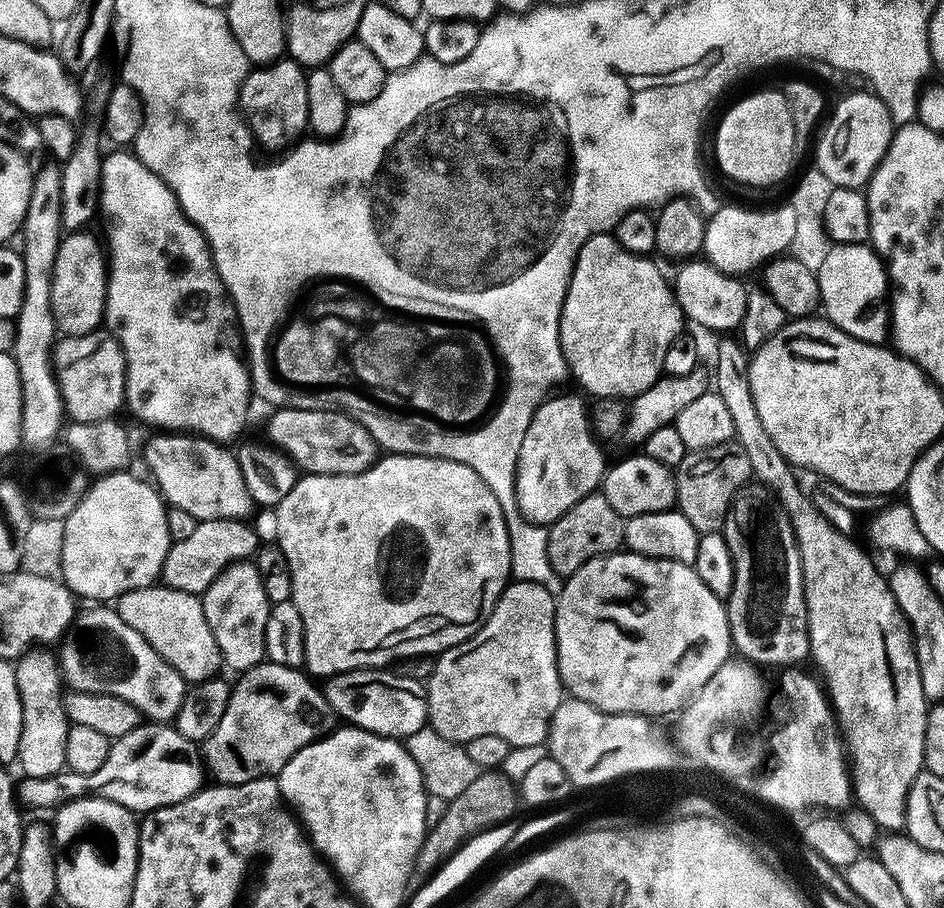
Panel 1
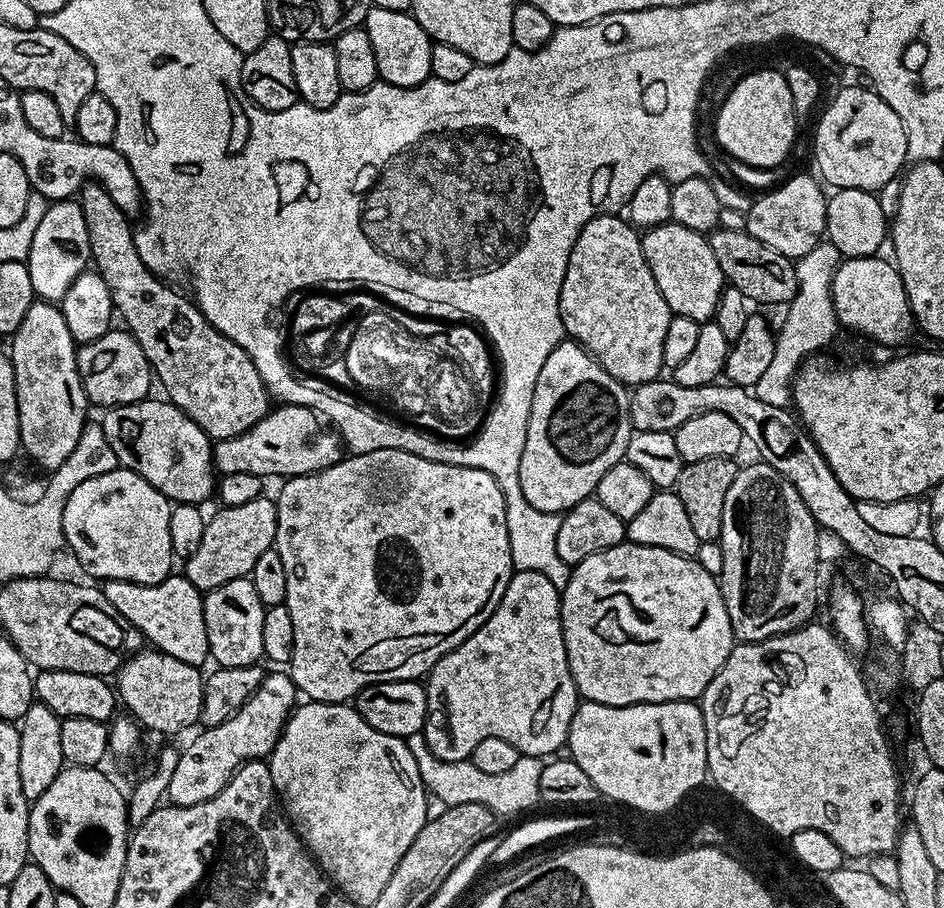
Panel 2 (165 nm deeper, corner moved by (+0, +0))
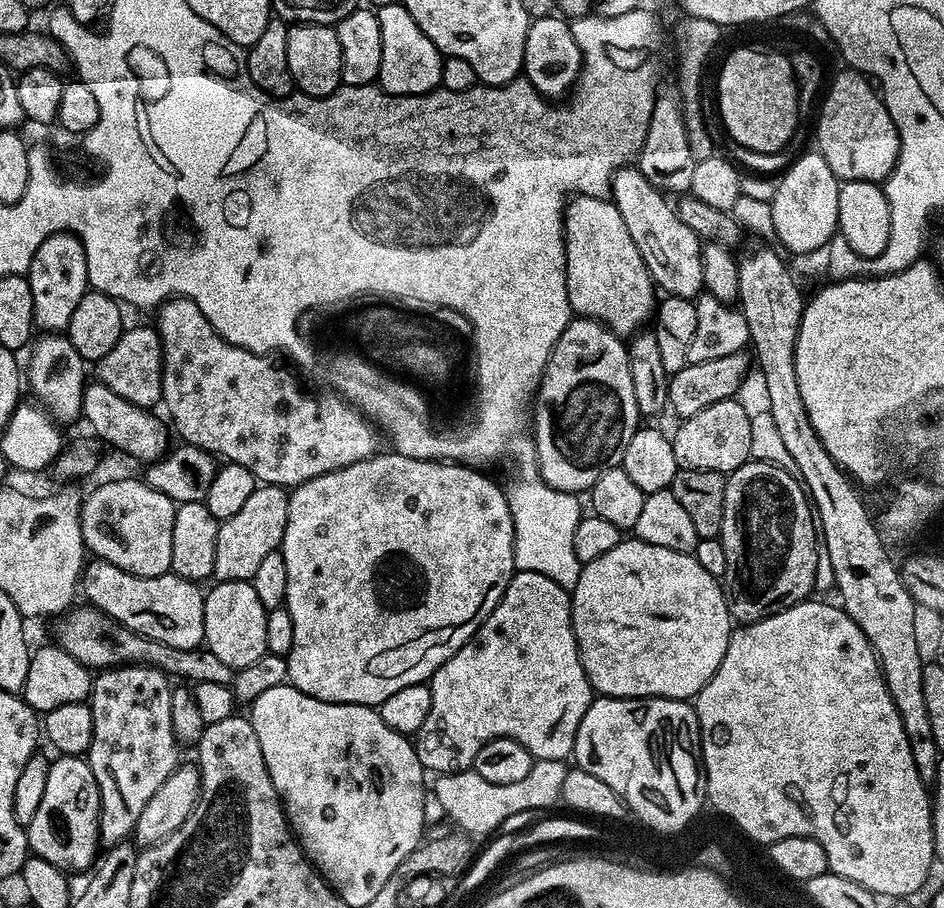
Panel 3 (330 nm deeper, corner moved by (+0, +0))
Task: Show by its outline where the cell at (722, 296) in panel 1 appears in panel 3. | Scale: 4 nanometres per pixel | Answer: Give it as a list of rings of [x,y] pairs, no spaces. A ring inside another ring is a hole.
[[[636,166],[617,168],[613,173],[610,199],[618,214],[622,214],[622,222],[626,222],[626,230],[630,230],[630,238],[634,238],[634,246],[638,246],[638,254],[642,254],[642,262],[646,262],[646,270],[652,275],[657,289],[687,300],[701,295],[704,287],[702,241],[682,218],[678,218],[673,201],[668,201],[671,199],[653,186]]]

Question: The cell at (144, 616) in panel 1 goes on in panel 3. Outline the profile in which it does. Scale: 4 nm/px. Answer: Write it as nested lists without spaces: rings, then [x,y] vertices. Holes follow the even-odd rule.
[[[89,559],[82,569],[82,596],[87,603],[124,624],[131,632],[178,650],[204,644],[204,597],[201,585],[175,574],[135,576],[105,560]]]

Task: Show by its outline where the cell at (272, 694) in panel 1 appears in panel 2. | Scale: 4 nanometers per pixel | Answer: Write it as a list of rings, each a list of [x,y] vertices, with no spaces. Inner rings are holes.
[[[272,670],[264,680],[246,698],[242,710],[234,714],[222,726],[204,728],[197,731],[192,741],[182,748],[178,758],[178,766],[174,766],[174,774],[170,777],[170,786],[166,797],[169,805],[185,808],[198,806],[214,794],[218,794],[230,782],[230,778],[243,764],[249,760],[264,760],[271,757],[276,749],[278,738],[283,734],[288,717],[297,707],[298,689],[291,675],[284,670]]]

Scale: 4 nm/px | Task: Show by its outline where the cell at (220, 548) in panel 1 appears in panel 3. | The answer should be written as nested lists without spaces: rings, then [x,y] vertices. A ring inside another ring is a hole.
[[[258,486],[246,498],[246,506],[230,518],[220,521],[218,546],[214,546],[214,570],[212,576],[221,580],[247,580],[258,571],[258,565],[266,554],[277,551],[286,530],[289,493],[275,486]]]

